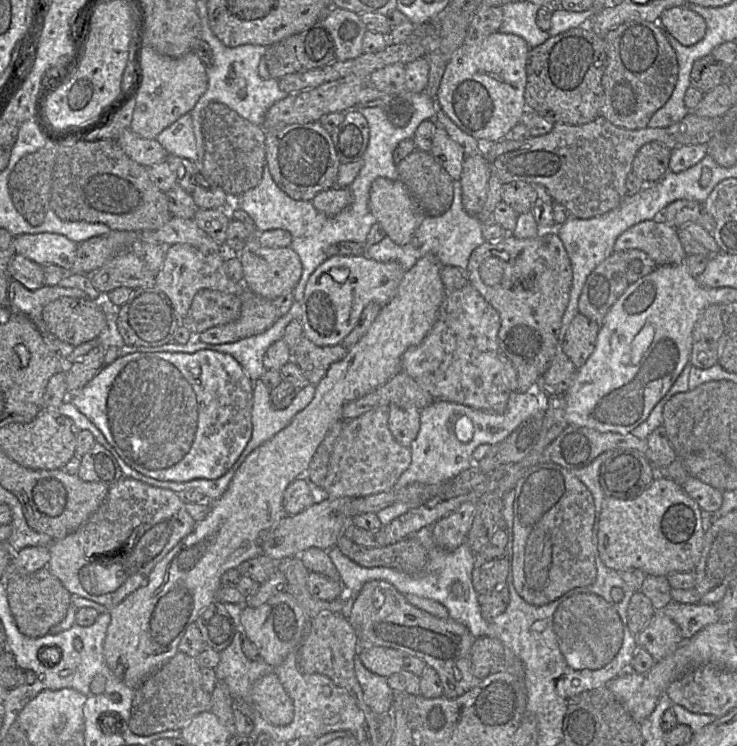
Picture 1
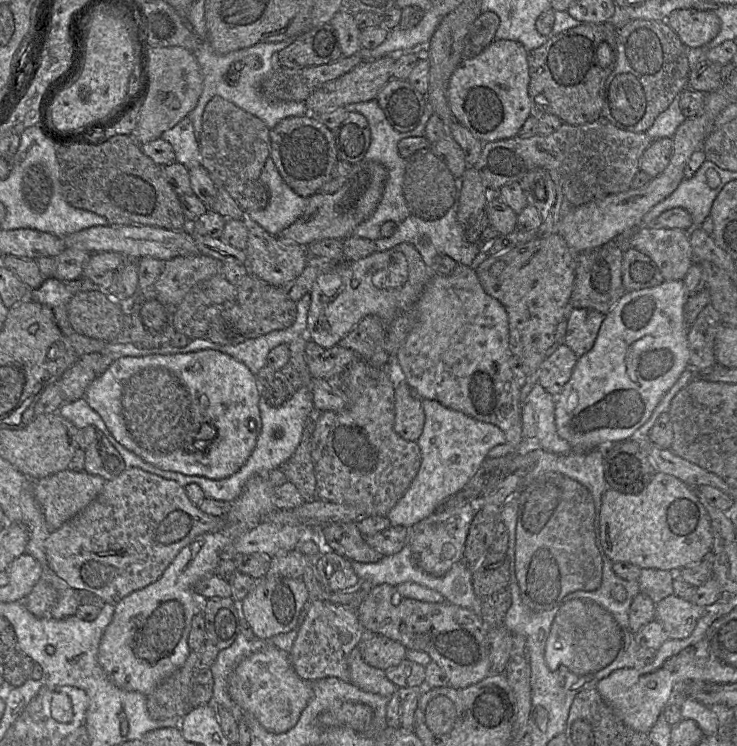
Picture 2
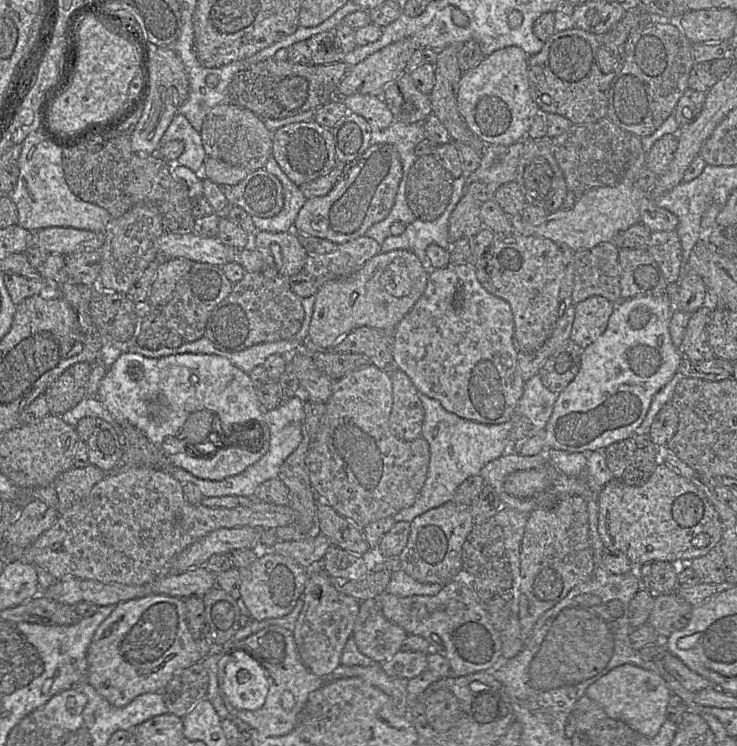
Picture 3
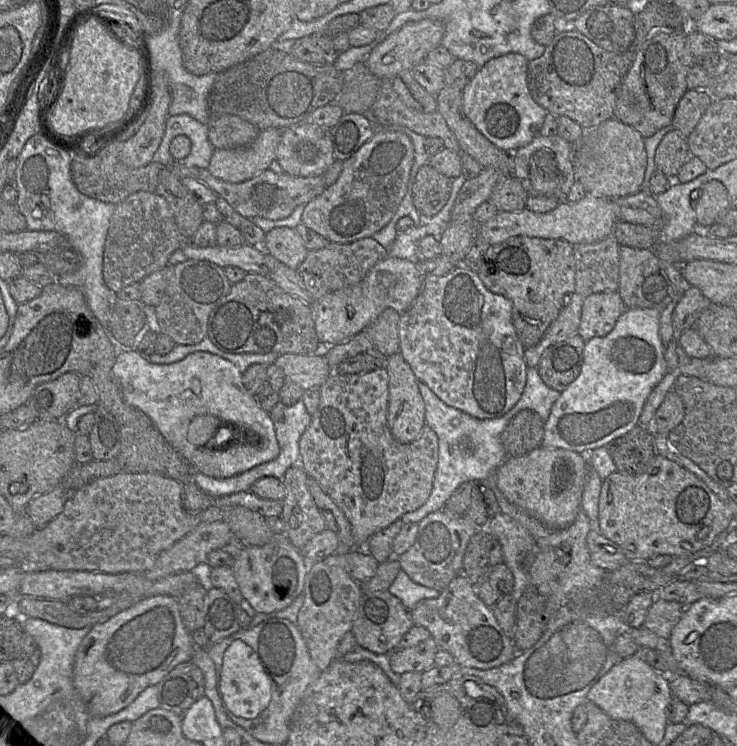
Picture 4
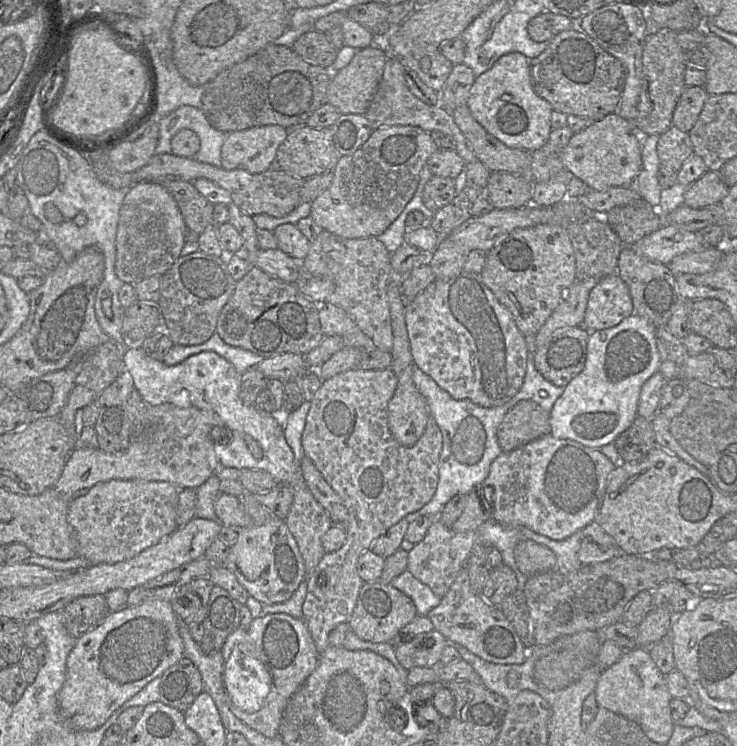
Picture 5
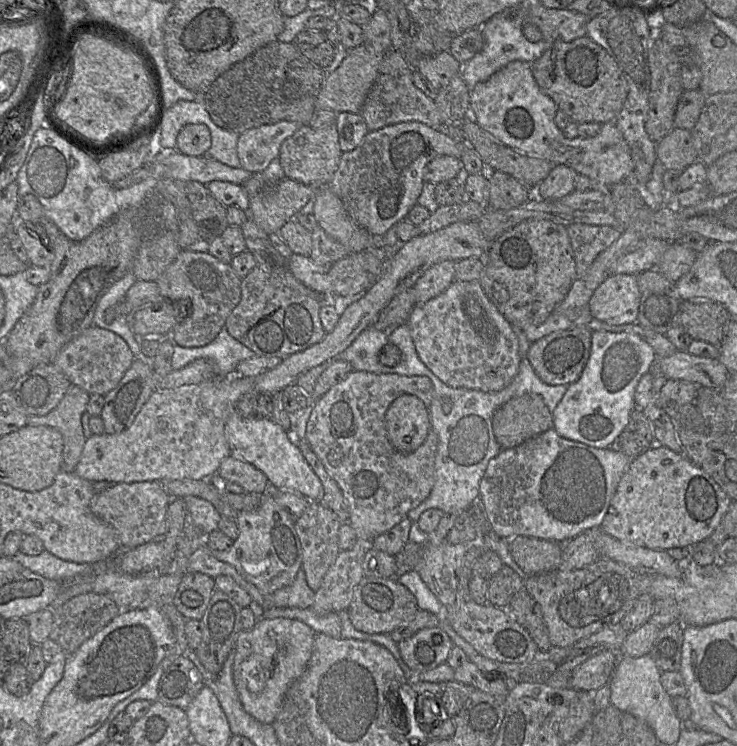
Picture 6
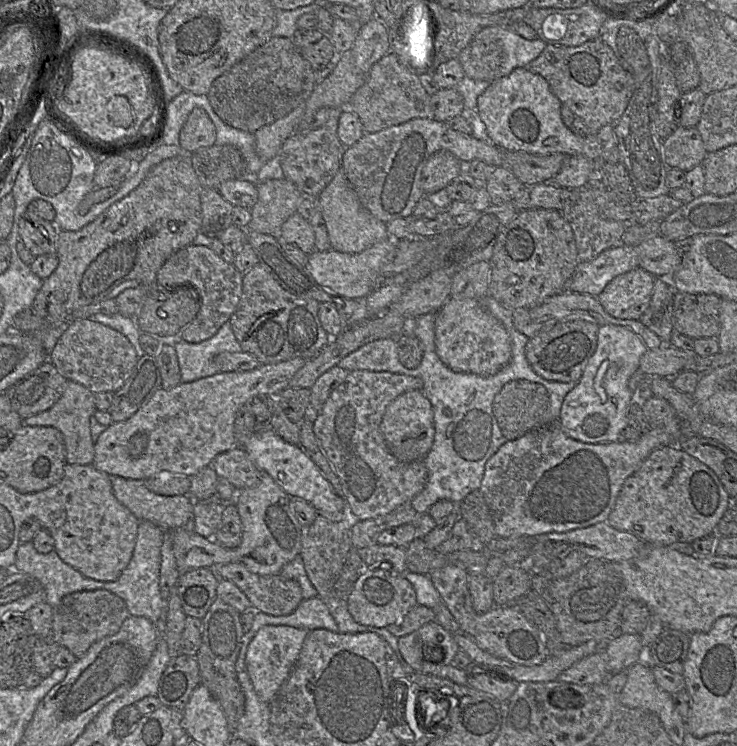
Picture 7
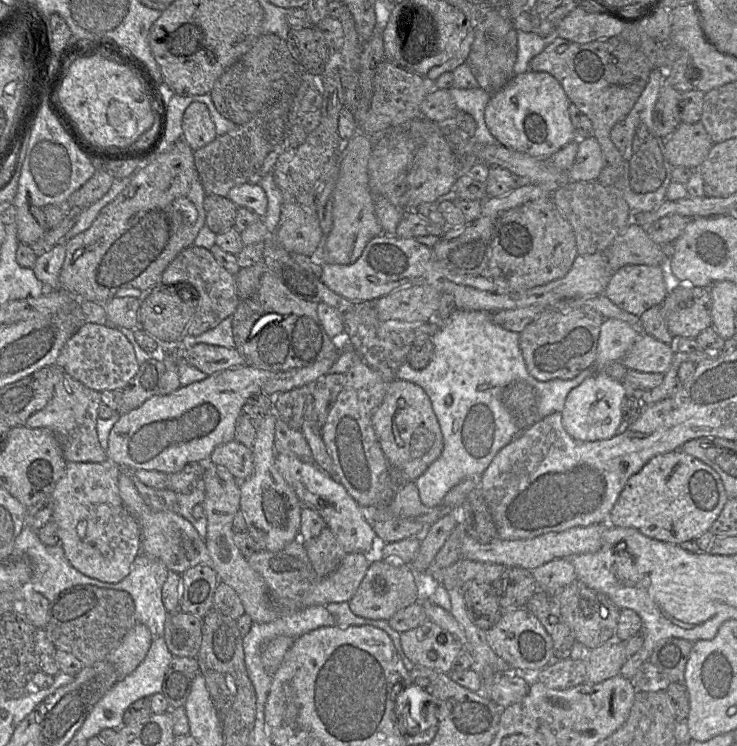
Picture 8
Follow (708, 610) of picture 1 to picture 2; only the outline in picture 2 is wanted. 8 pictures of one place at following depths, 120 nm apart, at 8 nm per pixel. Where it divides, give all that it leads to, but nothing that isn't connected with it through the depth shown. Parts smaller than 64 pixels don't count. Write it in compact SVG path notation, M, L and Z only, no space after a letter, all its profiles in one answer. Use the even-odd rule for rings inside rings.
M671 594L655 603L655 619L658 620L669 638L685 639L694 631L699 619L707 609Z

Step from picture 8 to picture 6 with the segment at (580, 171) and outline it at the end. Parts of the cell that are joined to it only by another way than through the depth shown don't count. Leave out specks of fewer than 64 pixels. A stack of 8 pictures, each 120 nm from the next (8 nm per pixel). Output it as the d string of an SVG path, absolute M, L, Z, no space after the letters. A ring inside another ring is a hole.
M553 165L548 176L537 186L535 193L545 200L559 200L575 190L578 173L566 165Z

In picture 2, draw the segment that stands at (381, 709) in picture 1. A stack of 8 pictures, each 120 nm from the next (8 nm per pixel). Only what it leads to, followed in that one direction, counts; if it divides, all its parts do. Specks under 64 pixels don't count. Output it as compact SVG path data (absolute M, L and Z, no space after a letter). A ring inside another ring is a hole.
M357 646L349 655L348 666L351 683L366 692L391 697L398 689L398 687L387 678L384 670L369 665L363 659L360 649Z

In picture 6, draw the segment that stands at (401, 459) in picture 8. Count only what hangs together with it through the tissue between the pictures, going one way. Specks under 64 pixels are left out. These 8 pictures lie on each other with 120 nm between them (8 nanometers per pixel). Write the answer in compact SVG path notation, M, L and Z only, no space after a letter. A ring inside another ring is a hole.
M402 394L389 406L385 426L393 447L411 453L423 444L431 430L429 409L417 396Z

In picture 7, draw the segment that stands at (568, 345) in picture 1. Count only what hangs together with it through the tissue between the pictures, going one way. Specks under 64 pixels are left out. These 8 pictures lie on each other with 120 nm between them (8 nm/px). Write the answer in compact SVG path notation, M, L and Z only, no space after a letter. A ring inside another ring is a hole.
M637 267L615 277L597 298L611 316L640 320L649 306L655 279L654 275Z

